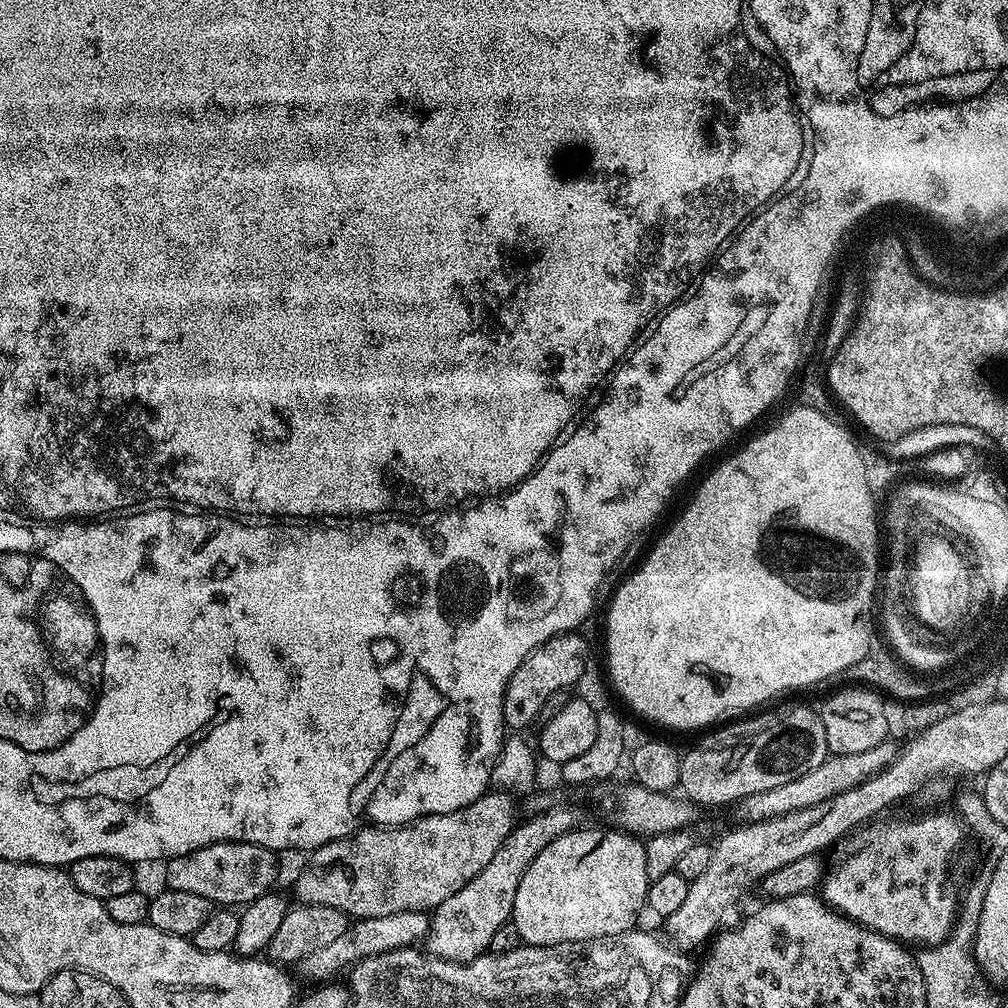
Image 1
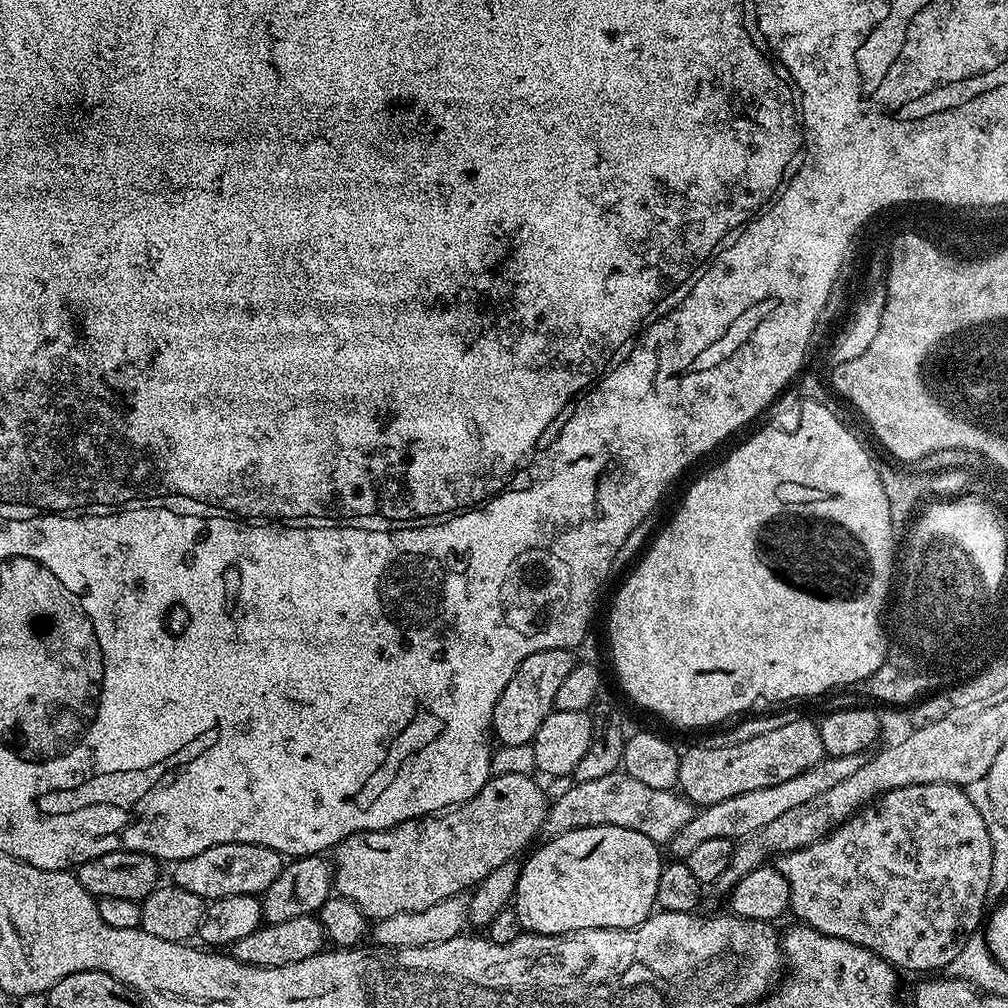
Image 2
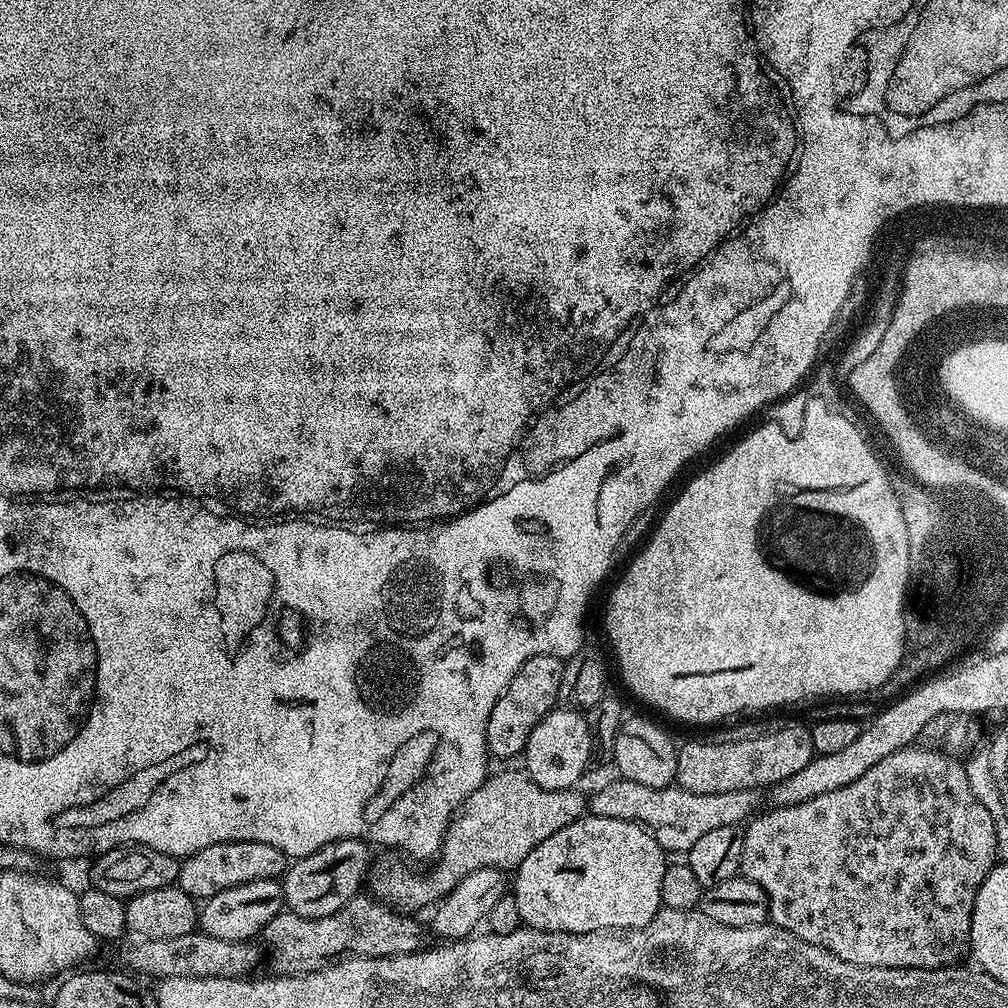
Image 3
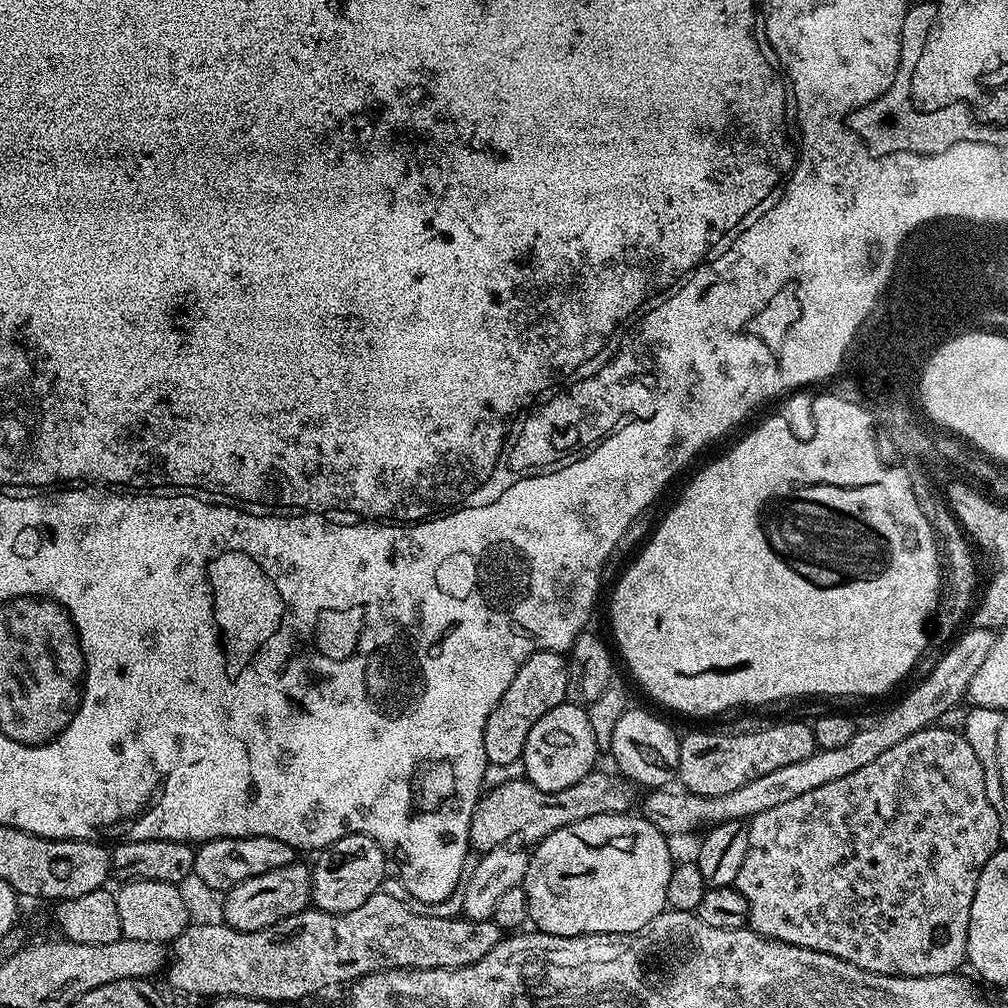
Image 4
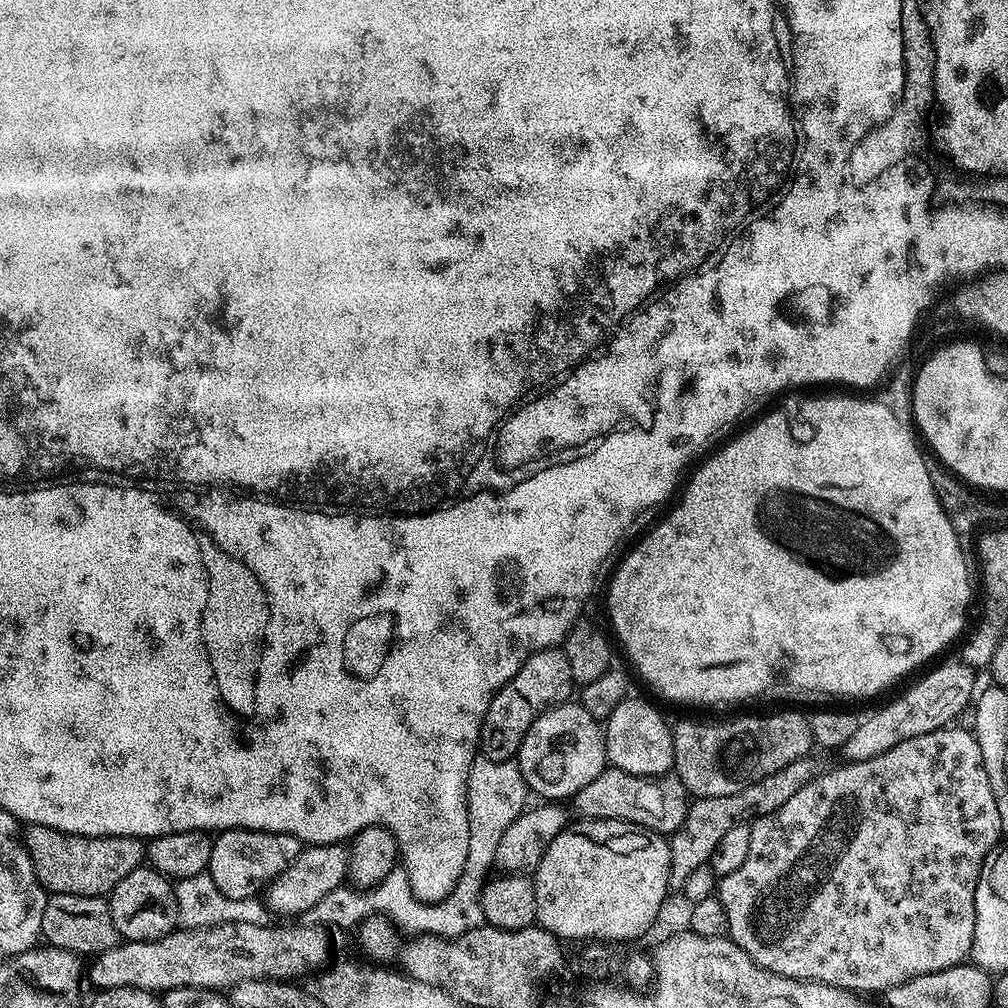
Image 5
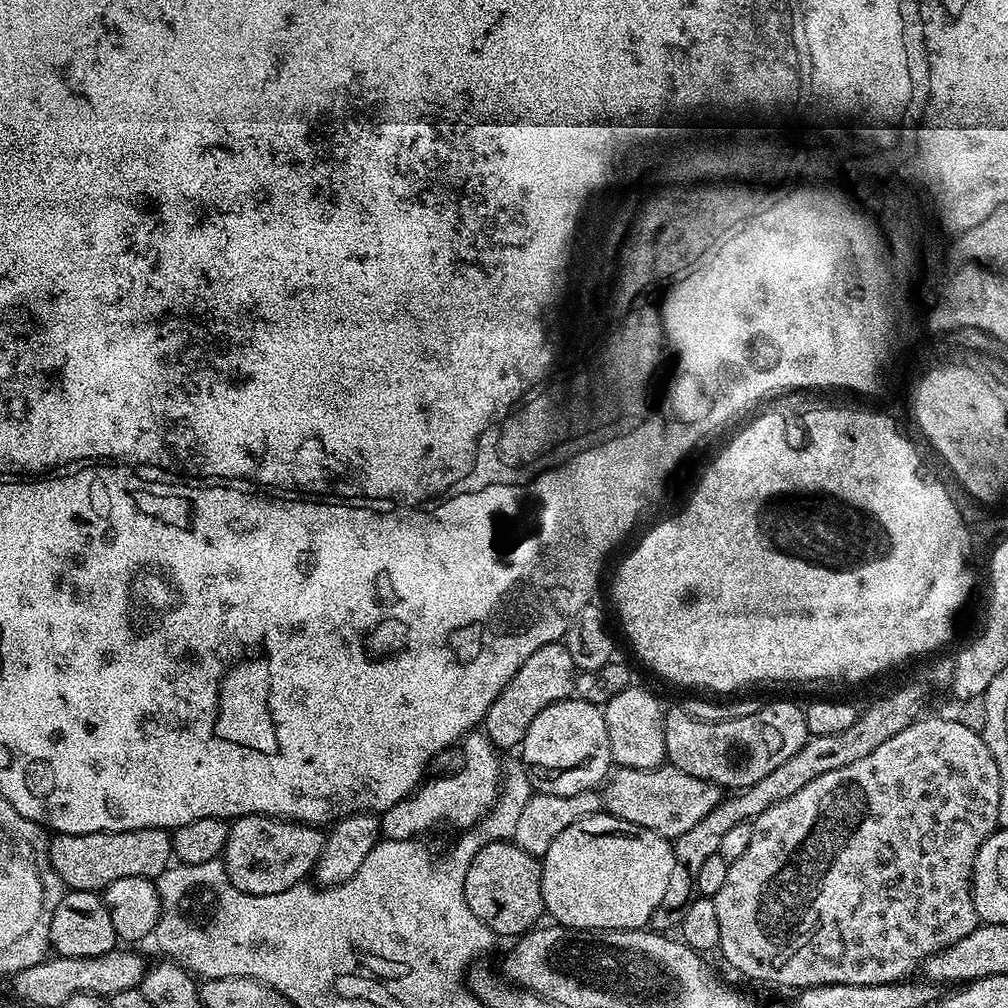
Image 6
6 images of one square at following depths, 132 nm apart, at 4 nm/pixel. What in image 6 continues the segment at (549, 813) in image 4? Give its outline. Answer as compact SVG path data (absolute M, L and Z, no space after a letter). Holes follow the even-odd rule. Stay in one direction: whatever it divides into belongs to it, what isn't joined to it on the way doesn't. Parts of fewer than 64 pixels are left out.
M671 766L620 768L617 773L603 785L603 811L622 822L648 828L659 836L675 838L686 834L686 830L702 822L710 810L720 805L722 799L722 789L717 784L699 780Z

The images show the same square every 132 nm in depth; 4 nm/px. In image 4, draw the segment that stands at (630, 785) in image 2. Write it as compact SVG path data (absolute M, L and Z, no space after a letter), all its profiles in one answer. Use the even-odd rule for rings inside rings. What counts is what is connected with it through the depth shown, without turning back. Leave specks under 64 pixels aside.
M972 626L969 628L969 632L961 631L951 641L953 644L949 646L948 653L937 662L936 669L905 700L898 701L877 724L857 730L854 738L846 742L846 746L838 746L838 750L817 750L810 758L802 758L802 762L794 762L791 766L782 766L782 770L762 774L762 778L754 778L754 782L730 794L694 796L683 790L649 791L648 797L644 800L645 810L643 809L647 819L665 834L692 832L699 824L711 826L731 820L747 821L757 816L762 810L782 806L782 802L791 802L793 798L799 798L809 790L818 790L818 786L826 786L826 782L838 782L838 778L846 778L846 774L854 774L854 770L862 770L862 766L874 762L878 754L890 750L890 746L898 746L902 738L910 738L910 734L935 725L940 714L961 703L962 694L968 691L970 678L978 674L978 666L986 662L986 654L994 650L994 642L997 638L997 633L991 627Z

